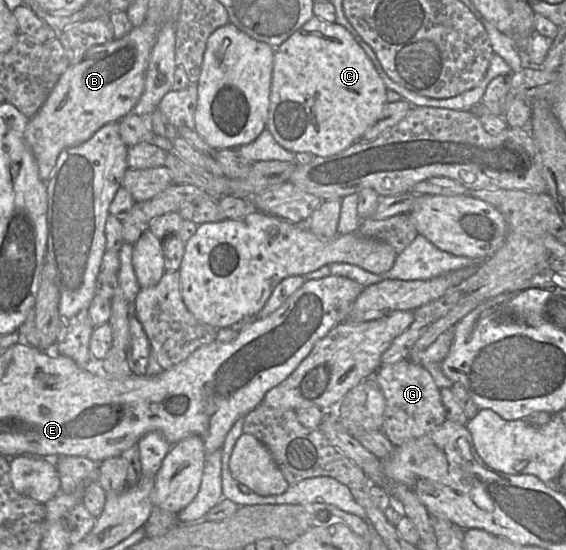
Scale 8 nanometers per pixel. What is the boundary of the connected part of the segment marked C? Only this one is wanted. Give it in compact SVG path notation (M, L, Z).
M316 16L294 32L285 42L274 49L274 67L271 83L269 116L266 129L270 131L275 141L287 151L296 153L311 153L316 157L328 157L339 154L355 142L361 140L364 133L378 118L387 102L387 87L378 74L373 62L352 34L337 22L326 22Z

